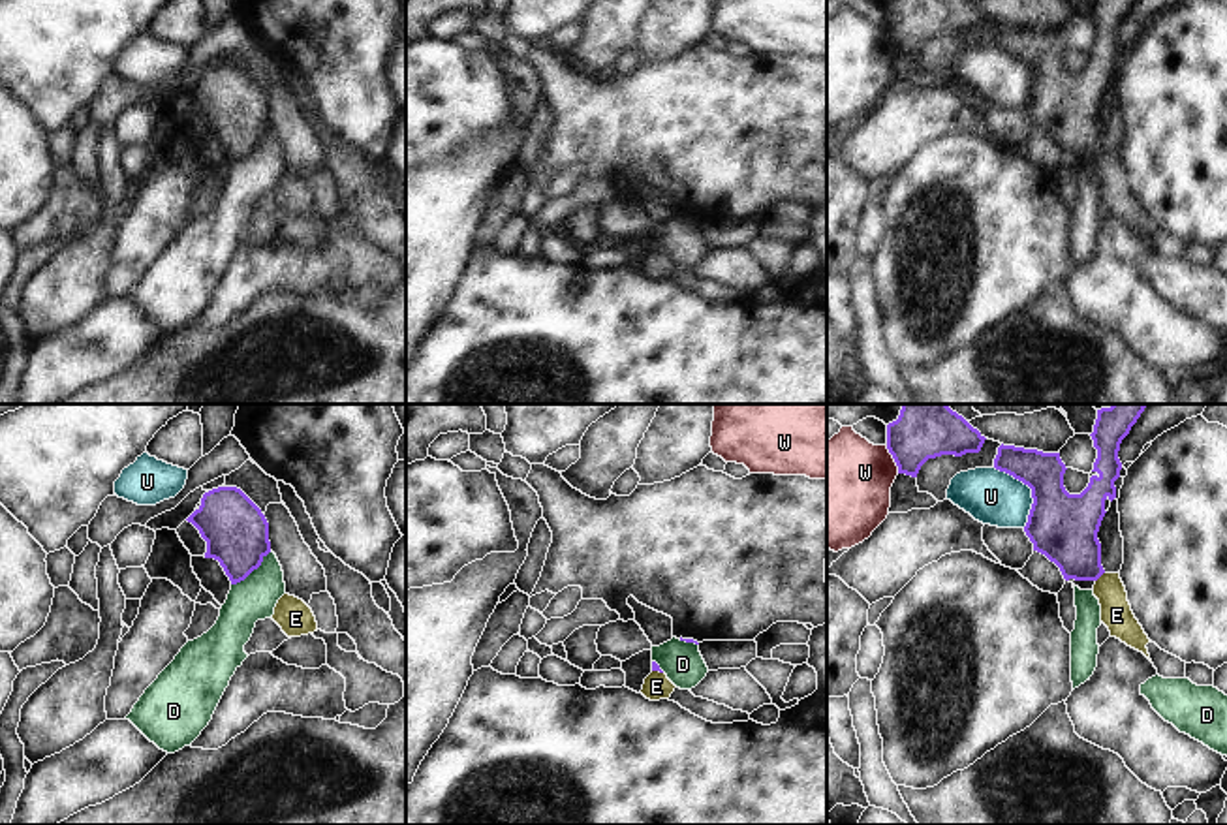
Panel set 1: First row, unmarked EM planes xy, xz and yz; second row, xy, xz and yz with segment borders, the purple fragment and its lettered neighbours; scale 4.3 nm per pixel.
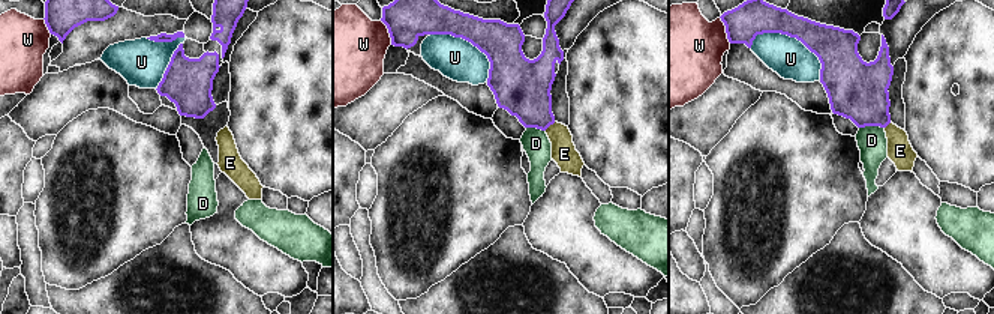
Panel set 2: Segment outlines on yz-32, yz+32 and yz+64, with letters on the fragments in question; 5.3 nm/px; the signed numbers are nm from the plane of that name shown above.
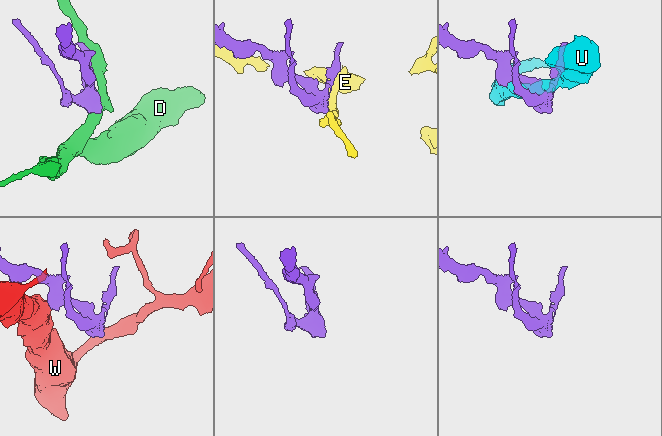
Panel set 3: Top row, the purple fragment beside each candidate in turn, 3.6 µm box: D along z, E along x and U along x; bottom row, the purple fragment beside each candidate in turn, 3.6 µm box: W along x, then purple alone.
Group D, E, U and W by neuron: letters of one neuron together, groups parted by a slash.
D / E / U / W

